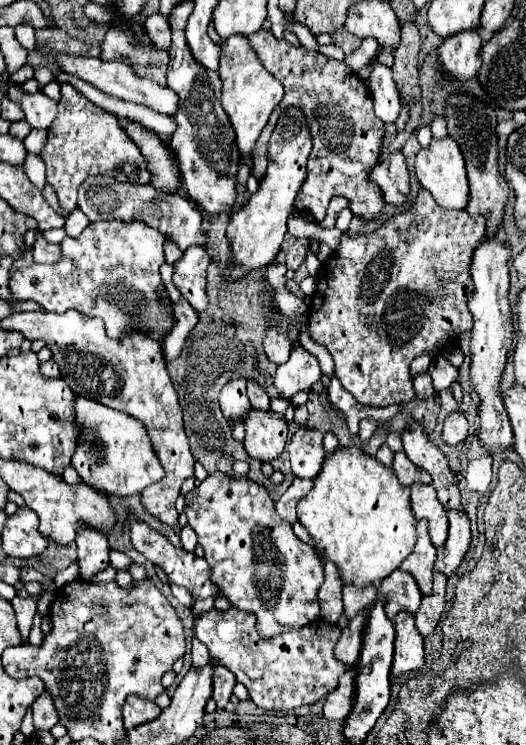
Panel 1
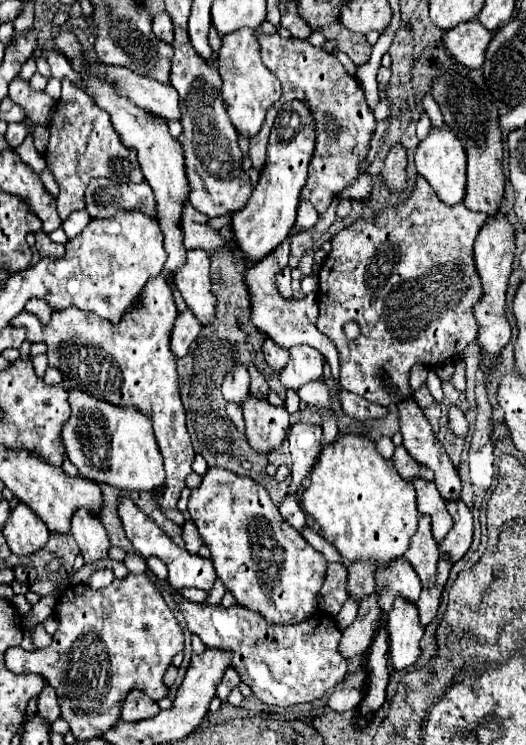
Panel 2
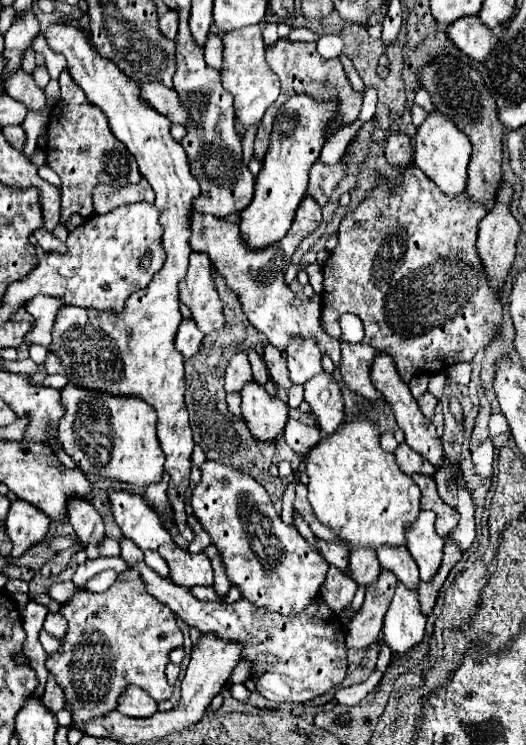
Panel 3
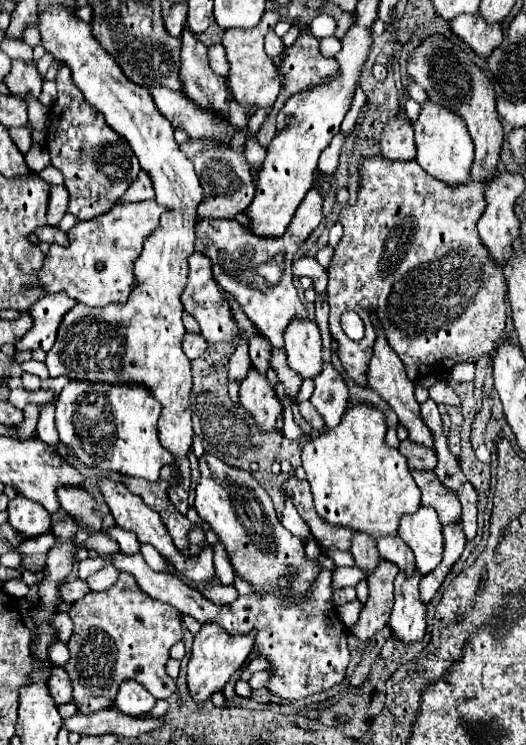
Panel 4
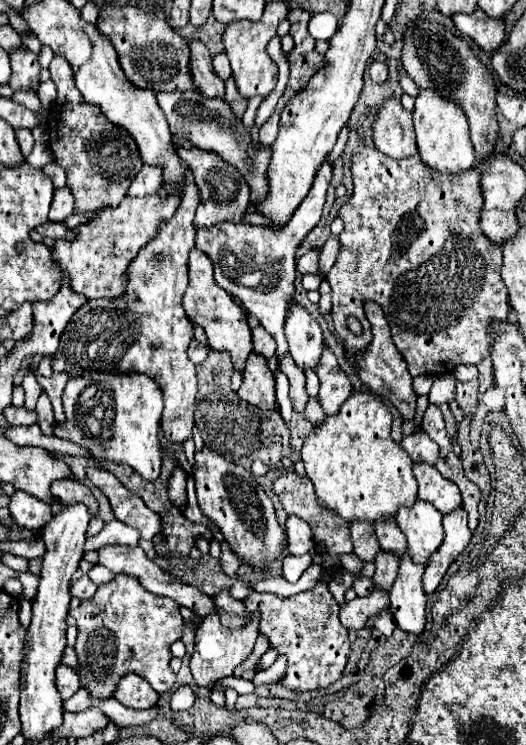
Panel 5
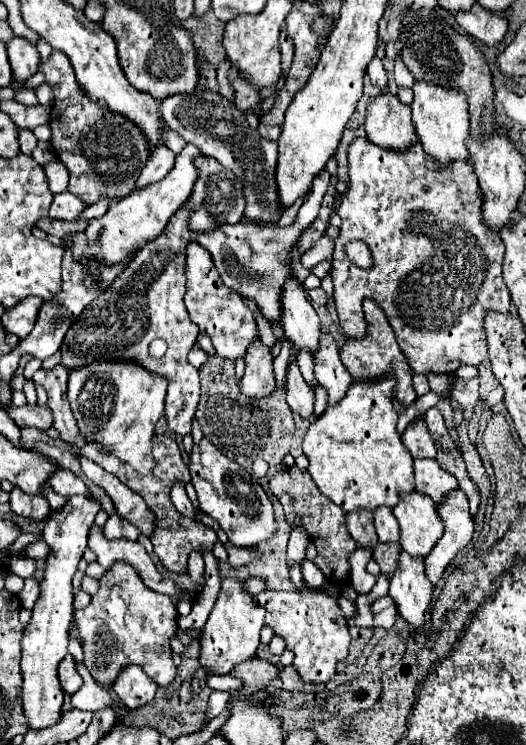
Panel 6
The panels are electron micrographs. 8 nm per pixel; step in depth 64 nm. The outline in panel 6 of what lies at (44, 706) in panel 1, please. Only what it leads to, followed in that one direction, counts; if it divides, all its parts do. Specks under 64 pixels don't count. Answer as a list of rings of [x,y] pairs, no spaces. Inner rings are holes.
[[[70,654],[60,662],[60,666],[58,666],[58,678],[60,678],[60,686],[62,686],[62,690],[64,690],[66,694],[74,694],[74,692],[80,690],[82,678],[80,678],[80,674],[76,672],[76,668],[74,668],[74,658],[72,658]]]

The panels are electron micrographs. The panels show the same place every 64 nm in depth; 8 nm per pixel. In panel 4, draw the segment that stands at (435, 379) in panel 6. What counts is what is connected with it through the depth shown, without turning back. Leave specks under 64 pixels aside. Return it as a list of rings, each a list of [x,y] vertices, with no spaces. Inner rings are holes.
[[[436,382],[430,388],[430,398],[436,402],[446,402],[452,406],[460,406],[460,398],[456,396],[456,392],[448,386],[448,382]]]

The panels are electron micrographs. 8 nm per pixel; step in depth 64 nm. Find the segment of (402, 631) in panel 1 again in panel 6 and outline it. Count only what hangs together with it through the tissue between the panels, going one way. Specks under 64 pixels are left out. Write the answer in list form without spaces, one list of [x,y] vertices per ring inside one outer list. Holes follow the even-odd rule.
[[[402,550],[388,594],[394,600],[398,614],[414,628],[424,624],[424,614],[432,598],[434,586],[428,582],[430,580],[424,572],[424,558],[412,558]]]

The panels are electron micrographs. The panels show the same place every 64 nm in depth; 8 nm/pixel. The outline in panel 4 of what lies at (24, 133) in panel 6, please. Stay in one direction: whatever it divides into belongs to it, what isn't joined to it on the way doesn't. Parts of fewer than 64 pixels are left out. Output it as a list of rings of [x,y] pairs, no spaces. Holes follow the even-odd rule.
[[[10,128],[8,132],[10,132],[12,142],[18,146],[18,150],[20,150],[22,154],[26,154],[26,152],[30,150],[30,146],[32,146],[30,130],[28,130],[28,128]]]

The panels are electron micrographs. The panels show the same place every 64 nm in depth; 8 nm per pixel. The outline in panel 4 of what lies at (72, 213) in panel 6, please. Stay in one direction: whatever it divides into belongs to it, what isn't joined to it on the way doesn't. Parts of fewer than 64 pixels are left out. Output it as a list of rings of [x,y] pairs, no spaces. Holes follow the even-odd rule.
[[[64,186],[50,188],[50,204],[48,204],[48,226],[56,226],[66,214],[68,206],[68,190]]]

